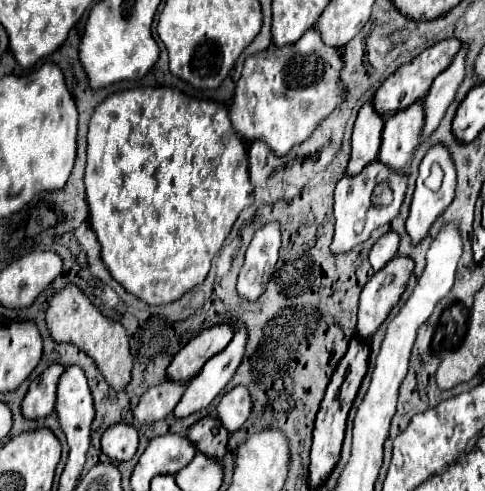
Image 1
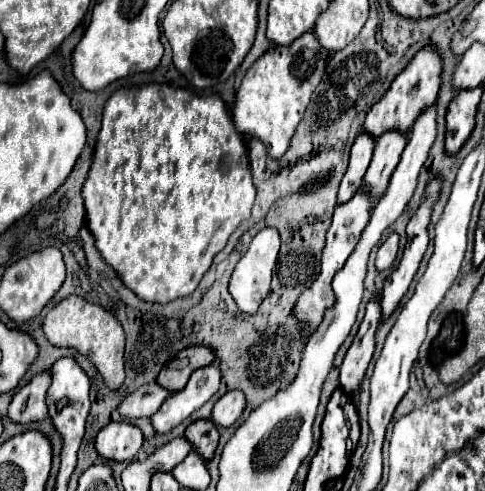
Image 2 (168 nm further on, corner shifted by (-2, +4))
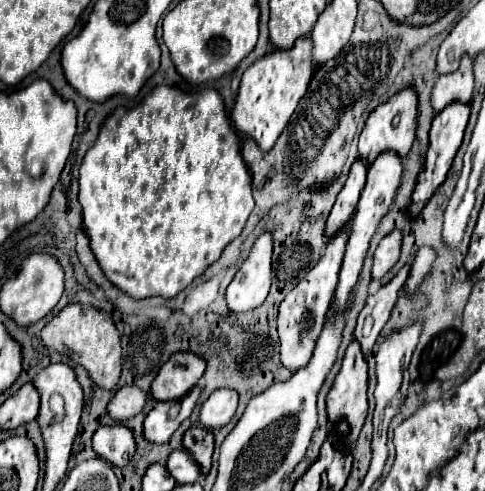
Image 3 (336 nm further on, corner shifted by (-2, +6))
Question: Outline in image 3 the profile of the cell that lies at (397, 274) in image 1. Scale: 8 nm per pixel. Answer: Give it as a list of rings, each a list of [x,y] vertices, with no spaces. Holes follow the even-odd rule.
[[[351,341],[351,345],[347,347],[341,371],[337,373],[335,383],[333,383],[333,387],[327,395],[327,415],[329,415],[331,423],[347,419],[349,437],[345,439],[345,445],[351,447],[357,441],[359,431],[361,431],[361,427],[365,423],[365,417],[367,417],[367,361],[365,361],[365,355],[355,341]]]

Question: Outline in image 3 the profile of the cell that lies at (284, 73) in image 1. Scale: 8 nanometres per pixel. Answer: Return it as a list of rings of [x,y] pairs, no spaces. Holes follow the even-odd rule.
[[[299,37],[291,49],[273,49],[271,53],[267,53],[267,57],[255,61],[255,65],[251,65],[243,73],[239,85],[235,107],[231,113],[235,129],[253,137],[259,149],[271,149],[289,123],[301,97],[307,93],[313,71],[313,41],[309,37]]]

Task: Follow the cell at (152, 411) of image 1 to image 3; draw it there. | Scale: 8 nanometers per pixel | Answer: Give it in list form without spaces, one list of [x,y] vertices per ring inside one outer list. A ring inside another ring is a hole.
[[[121,387],[115,397],[109,401],[109,415],[115,421],[125,421],[137,415],[147,403],[147,393],[135,387]]]

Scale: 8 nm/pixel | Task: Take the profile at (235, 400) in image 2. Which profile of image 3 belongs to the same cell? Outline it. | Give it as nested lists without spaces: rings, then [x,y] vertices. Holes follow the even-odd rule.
[[[217,389],[203,403],[199,413],[199,423],[207,429],[221,429],[227,425],[237,411],[237,393],[231,389]]]

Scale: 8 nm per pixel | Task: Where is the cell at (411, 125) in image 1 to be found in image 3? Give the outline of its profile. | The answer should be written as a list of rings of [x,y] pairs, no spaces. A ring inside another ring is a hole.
[[[385,151],[385,153],[379,153],[379,157],[369,165],[369,171],[367,171],[367,183],[361,191],[361,199],[359,199],[359,205],[355,209],[355,215],[353,215],[353,221],[351,221],[351,235],[349,235],[349,241],[347,241],[347,249],[345,249],[345,259],[343,259],[343,267],[339,271],[339,285],[337,285],[337,291],[335,291],[335,299],[333,303],[343,309],[345,303],[347,303],[347,297],[351,293],[351,289],[355,287],[357,283],[357,277],[359,277],[359,271],[361,271],[361,265],[363,265],[363,259],[367,255],[367,247],[369,247],[369,241],[379,225],[379,221],[383,219],[383,215],[391,209],[393,205],[393,197],[395,197],[395,191],[401,183],[401,157],[397,153],[391,153],[391,151]]]

